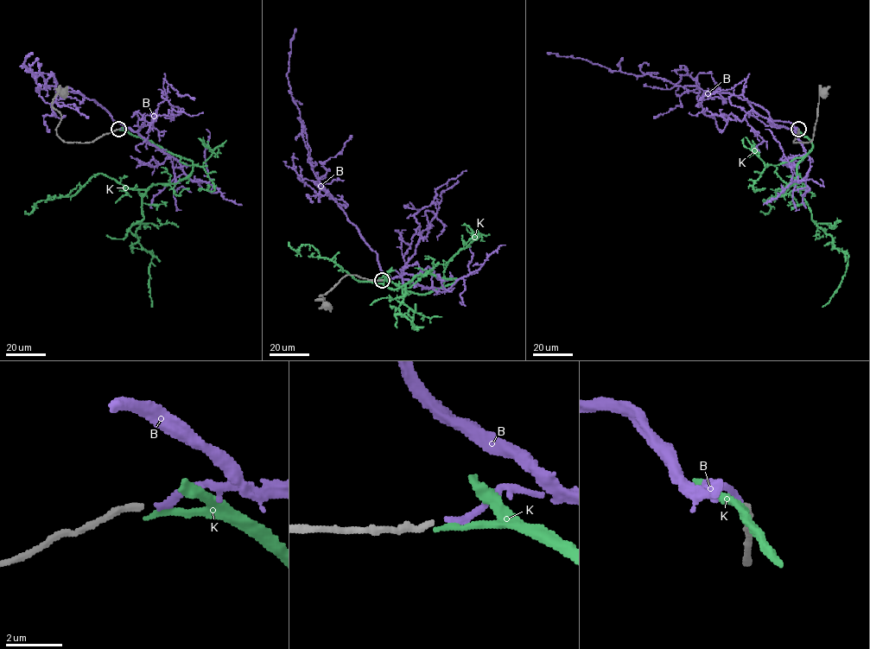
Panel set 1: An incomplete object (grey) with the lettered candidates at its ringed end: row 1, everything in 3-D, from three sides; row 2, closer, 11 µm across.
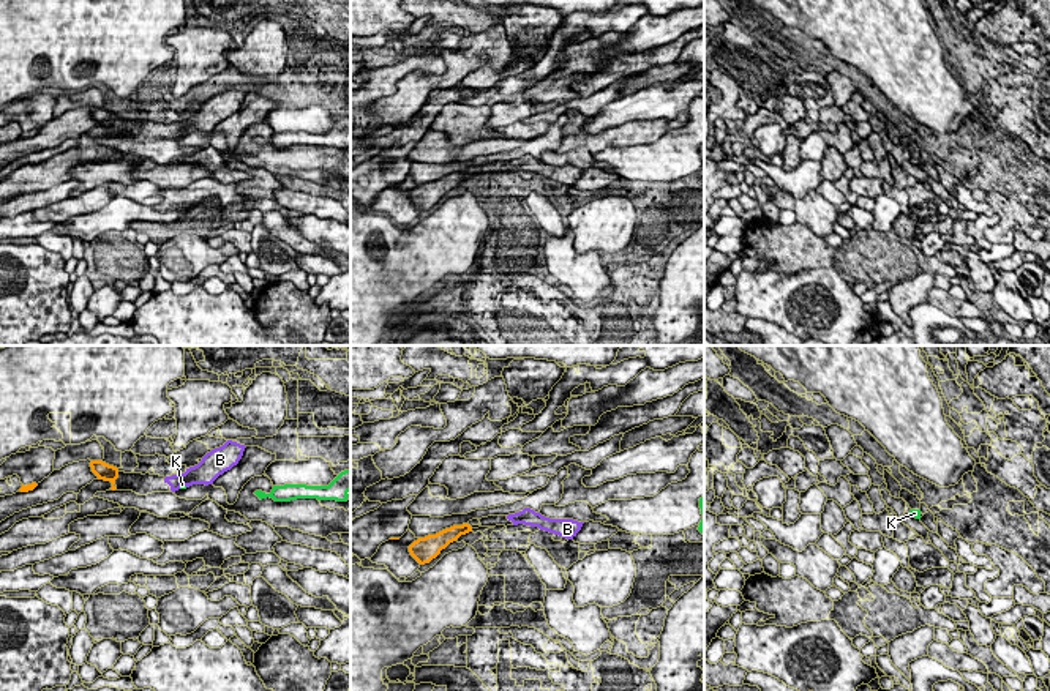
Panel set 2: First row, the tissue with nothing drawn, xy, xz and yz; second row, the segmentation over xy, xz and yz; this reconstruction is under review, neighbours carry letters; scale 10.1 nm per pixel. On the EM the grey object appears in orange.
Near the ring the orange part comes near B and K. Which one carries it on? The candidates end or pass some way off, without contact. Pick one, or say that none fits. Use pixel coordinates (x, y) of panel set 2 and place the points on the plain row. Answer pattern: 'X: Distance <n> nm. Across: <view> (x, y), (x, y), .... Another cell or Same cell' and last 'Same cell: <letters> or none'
B: Distance 380 nm. Across: xz (471, 174), (507, 164). Same cell
K: Distance 650 nm. Across: xy (117, 123), (180, 134). Another cell
Same cell: B

